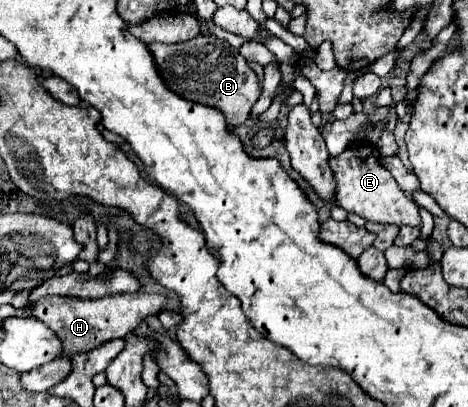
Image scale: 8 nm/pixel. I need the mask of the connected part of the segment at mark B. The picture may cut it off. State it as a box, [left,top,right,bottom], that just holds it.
[149,36,261,126]

